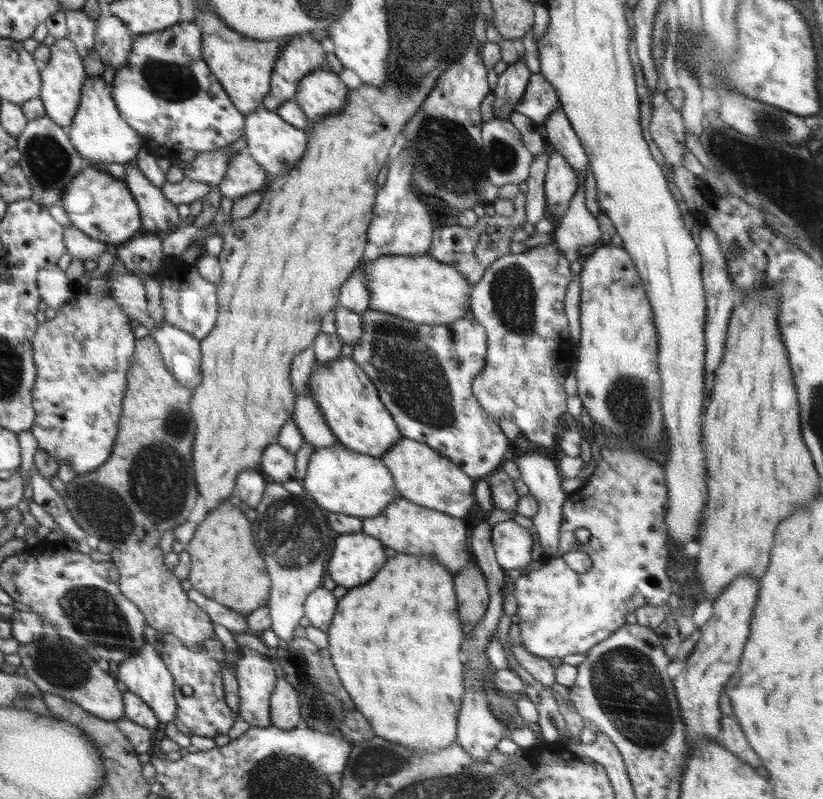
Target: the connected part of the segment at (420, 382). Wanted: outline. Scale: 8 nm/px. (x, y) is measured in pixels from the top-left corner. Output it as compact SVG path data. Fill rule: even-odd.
M372 309L365 310L361 317L363 318L363 334L359 341L353 345L354 352L352 358L360 365L360 368L370 377L370 380L377 388L380 400L384 403L386 410L390 412L392 418L404 438L417 440L422 444L427 444L442 456L450 459L454 464L458 465L470 478L483 478L490 472L494 472L502 468L506 461L504 456L508 452L509 440L506 435L502 433L499 422L490 419L487 412L479 405L472 394L472 383L474 377L485 367L486 353L487 353L487 334L485 328L474 318L473 313L469 310L465 316L458 319L456 322L450 324L415 324L402 318L401 316L375 311Z

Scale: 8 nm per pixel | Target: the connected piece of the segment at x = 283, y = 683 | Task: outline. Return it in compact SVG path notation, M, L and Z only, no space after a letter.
M279 674L270 698L271 724L280 730L290 730L301 720L298 692Z

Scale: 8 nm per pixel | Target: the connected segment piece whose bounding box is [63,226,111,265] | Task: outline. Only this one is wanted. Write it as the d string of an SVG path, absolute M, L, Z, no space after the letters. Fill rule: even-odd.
M74 226L63 227L63 239L70 256L82 260L87 265L94 264L103 252L111 249L109 244L93 239Z

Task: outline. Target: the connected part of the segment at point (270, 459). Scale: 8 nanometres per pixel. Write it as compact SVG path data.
M277 442L269 444L264 449L259 469L268 474L276 482L286 482L296 479L295 453L288 452Z

